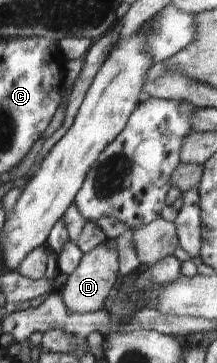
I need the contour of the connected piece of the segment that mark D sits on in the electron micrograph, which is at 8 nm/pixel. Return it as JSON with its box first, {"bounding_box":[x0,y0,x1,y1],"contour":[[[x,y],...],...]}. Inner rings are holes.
{"bounding_box":[61,238,120,314],"contour":[[[106,238],[103,244],[82,255],[78,268],[67,276],[68,280],[61,295],[67,312],[85,314],[105,309],[107,299],[115,291],[117,285],[120,284],[118,249],[116,245],[116,239]]]}

